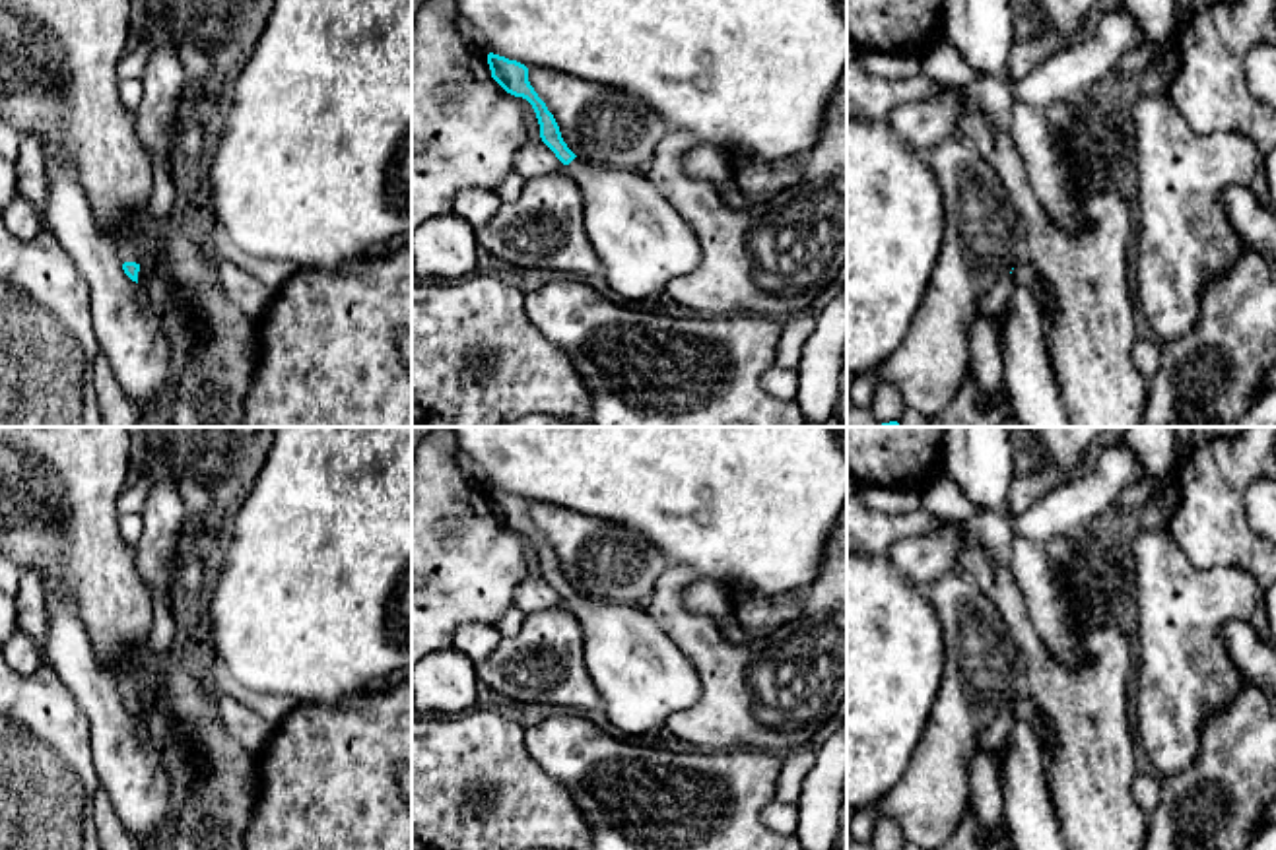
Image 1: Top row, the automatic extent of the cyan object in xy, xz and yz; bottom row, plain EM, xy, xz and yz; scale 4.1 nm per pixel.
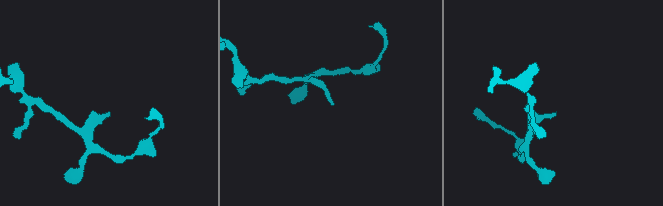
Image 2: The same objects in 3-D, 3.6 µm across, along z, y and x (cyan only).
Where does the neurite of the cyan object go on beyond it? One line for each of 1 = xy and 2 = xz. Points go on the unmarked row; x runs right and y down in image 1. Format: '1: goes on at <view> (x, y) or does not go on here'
1: goes on at xy (142, 709)
2: goes on at xz (643, 678)

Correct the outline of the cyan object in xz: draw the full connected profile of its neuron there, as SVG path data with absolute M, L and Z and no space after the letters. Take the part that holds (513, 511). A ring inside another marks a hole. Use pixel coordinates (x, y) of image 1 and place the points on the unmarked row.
M493 487L487 489L487 499L507 528L532 539L542 576L579 619L585 666L612 726L625 736L662 730L670 716L699 701L695 666L641 605L620 605L577 592L530 520L528 503Z

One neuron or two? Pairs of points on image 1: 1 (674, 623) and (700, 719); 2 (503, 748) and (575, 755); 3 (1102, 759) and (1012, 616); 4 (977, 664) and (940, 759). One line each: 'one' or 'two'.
1: one
2: two
3: one
4: one

